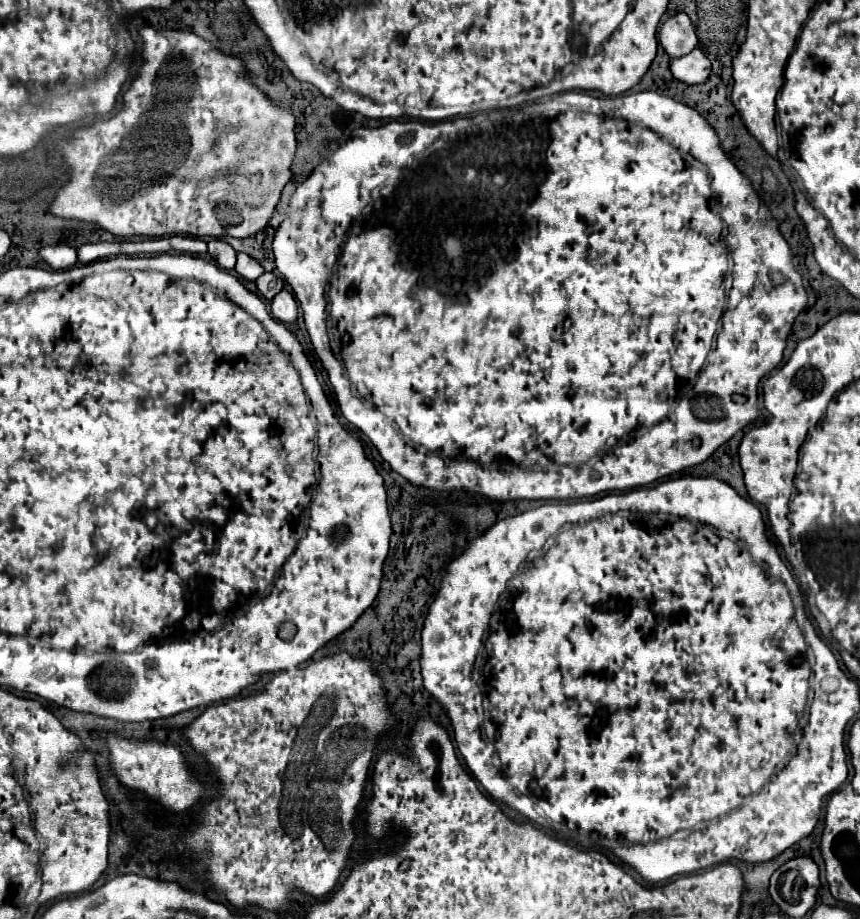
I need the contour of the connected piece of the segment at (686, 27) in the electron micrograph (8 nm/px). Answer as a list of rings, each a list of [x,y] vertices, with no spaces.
[[[677,13],[669,17],[659,27],[659,43],[663,45],[669,57],[681,57],[691,53],[697,47],[695,27],[687,13]]]

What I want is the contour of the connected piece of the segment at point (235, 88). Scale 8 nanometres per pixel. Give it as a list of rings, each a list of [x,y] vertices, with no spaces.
[[[153,27],[141,29],[141,37],[145,41],[143,57],[145,65],[139,71],[139,77],[131,83],[129,91],[125,93],[125,105],[123,111],[107,121],[95,121],[89,127],[77,129],[75,135],[61,145],[61,159],[71,167],[71,179],[67,185],[63,185],[53,203],[51,213],[57,217],[67,219],[81,219],[81,221],[93,221],[101,225],[103,229],[117,233],[117,235],[153,235],[153,237],[165,237],[165,235],[193,235],[193,237],[249,237],[257,231],[261,231],[275,205],[279,203],[283,187],[291,179],[291,161],[295,155],[295,117],[289,107],[277,107],[273,105],[251,81],[243,75],[241,61],[235,57],[229,57],[211,45],[197,37],[195,33],[183,33],[183,31],[155,31]]]

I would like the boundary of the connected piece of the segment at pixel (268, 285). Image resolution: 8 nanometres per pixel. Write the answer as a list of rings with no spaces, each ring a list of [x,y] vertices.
[[[263,273],[255,283],[257,283],[257,289],[261,291],[261,295],[267,301],[271,301],[283,289],[283,285],[285,285],[283,279],[279,275],[275,275],[275,273]]]

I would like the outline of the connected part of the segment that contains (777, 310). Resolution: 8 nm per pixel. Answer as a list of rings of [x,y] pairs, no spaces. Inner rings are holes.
[[[572,91],[572,92],[565,92],[565,93],[563,93],[563,94],[561,94],[561,97],[557,97],[557,99],[555,99],[555,103],[561,103],[561,105],[563,105],[563,109],[565,109],[565,107],[567,107],[567,111],[559,111],[559,113],[557,113],[557,111],[555,111],[555,109],[551,109],[551,111],[545,111],[545,105],[541,105],[541,103],[531,103],[531,105],[521,105],[521,107],[513,107],[513,109],[499,109],[499,111],[483,111],[483,113],[477,113],[477,115],[473,115],[473,117],[459,117],[459,119],[453,119],[453,121],[440,121],[440,122],[432,122],[432,124],[431,124],[431,123],[421,123],[421,121],[389,121],[389,123],[387,123],[387,125],[383,125],[383,127],[375,127],[375,129],[365,129],[365,127],[361,127],[361,129],[357,129],[357,131],[355,131],[355,133],[353,133],[353,137],[351,137],[351,139],[349,139],[349,141],[347,141],[347,143],[345,143],[345,145],[343,145],[343,147],[339,147],[339,149],[335,149],[335,151],[333,151],[333,153],[331,153],[331,155],[329,155],[329,157],[327,157],[327,159],[323,159],[323,161],[321,161],[321,163],[319,163],[319,165],[317,165],[317,167],[315,167],[315,169],[313,169],[313,173],[311,173],[311,175],[309,175],[309,177],[307,177],[307,179],[305,179],[305,181],[303,181],[303,183],[301,183],[301,185],[299,185],[299,187],[297,187],[297,189],[295,189],[295,193],[293,193],[293,197],[291,197],[291,201],[289,201],[289,207],[287,207],[287,215],[285,215],[285,221],[283,221],[283,223],[281,223],[281,225],[279,225],[279,229],[277,229],[277,231],[275,231],[275,237],[273,237],[273,253],[275,253],[275,263],[277,263],[277,269],[279,269],[279,273],[281,273],[281,275],[283,275],[283,277],[285,277],[285,279],[287,279],[287,281],[289,281],[289,285],[291,285],[291,289],[293,289],[293,293],[295,293],[295,297],[297,297],[297,301],[299,301],[299,305],[301,305],[301,309],[303,309],[303,317],[305,317],[305,325],[307,325],[307,331],[309,331],[309,337],[311,337],[311,343],[313,343],[313,347],[315,347],[315,353],[317,353],[317,357],[319,357],[319,359],[321,359],[321,363],[323,363],[323,367],[325,367],[325,369],[327,369],[327,373],[329,373],[329,381],[331,381],[331,385],[333,385],[333,391],[335,391],[335,397],[337,397],[337,403],[339,403],[339,407],[341,407],[341,413],[343,413],[343,417],[345,417],[345,419],[347,419],[347,421],[349,421],[349,423],[353,423],[353,425],[355,425],[355,427],[359,427],[359,429],[361,429],[361,431],[363,431],[363,433],[365,433],[365,435],[367,435],[367,437],[369,437],[369,439],[371,439],[371,443],[373,443],[373,445],[375,445],[375,447],[377,447],[377,449],[379,449],[379,453],[381,453],[381,457],[383,457],[383,459],[385,459],[385,461],[387,461],[387,463],[389,463],[389,465],[391,465],[391,467],[393,467],[393,471],[397,471],[397,473],[399,473],[399,475],[403,475],[403,477],[405,477],[405,479],[409,479],[409,481],[411,481],[411,483],[413,483],[413,485],[423,485],[423,487],[429,487],[429,489],[437,489],[437,491],[449,491],[449,489],[467,489],[467,491],[475,491],[475,493],[481,493],[481,495],[485,495],[485,497],[491,497],[491,499],[499,499],[499,501],[507,501],[507,499],[579,499],[579,497],[595,497],[595,495],[599,495],[599,493],[605,493],[605,491],[623,491],[623,489],[631,489],[631,487],[645,487],[645,485],[651,485],[651,483],[653,483],[653,481],[657,481],[657,479],[661,479],[661,477],[667,477],[667,475],[671,475],[671,473],[677,473],[677,471],[681,471],[681,469],[687,469],[687,467],[693,467],[693,465],[699,465],[699,463],[703,463],[703,461],[705,461],[705,459],[707,459],[707,457],[709,457],[709,455],[711,455],[711,453],[713,453],[713,451],[715,451],[715,449],[717,449],[717,447],[719,447],[719,445],[723,445],[723,443],[725,443],[725,441],[729,441],[729,439],[731,439],[731,437],[733,437],[733,435],[735,435],[735,433],[737,433],[737,431],[739,431],[739,429],[743,429],[743,427],[745,427],[745,425],[747,425],[747,423],[751,423],[751,421],[755,421],[755,419],[759,419],[759,407],[757,407],[757,385],[759,385],[759,381],[761,381],[761,377],[763,377],[763,375],[765,375],[765,373],[767,373],[767,371],[771,371],[771,369],[773,369],[773,367],[777,367],[777,365],[779,365],[779,361],[781,361],[781,357],[783,357],[783,349],[785,349],[785,341],[787,341],[787,335],[789,335],[789,331],[791,331],[791,325],[793,325],[793,321],[795,321],[795,317],[797,317],[797,315],[799,315],[799,313],[801,313],[801,311],[803,311],[803,309],[805,309],[805,305],[807,305],[807,295],[805,295],[805,289],[803,289],[803,281],[801,281],[801,275],[799,275],[799,273],[797,273],[797,271],[795,271],[795,267],[793,267],[793,263],[791,263],[791,251],[789,251],[789,245],[787,245],[787,241],[785,241],[785,239],[783,239],[783,237],[781,237],[781,233],[779,233],[779,229],[777,229],[777,221],[775,221],[775,219],[773,219],[773,217],[771,217],[771,213],[769,213],[769,209],[767,209],[767,207],[765,207],[765,205],[763,205],[763,203],[761,203],[761,199],[759,199],[759,197],[757,197],[757,191],[755,191],[755,189],[753,189],[753,187],[751,187],[751,183],[749,183],[749,179],[747,179],[747,177],[745,177],[745,175],[741,175],[741,173],[739,173],[739,169],[737,169],[737,167],[735,167],[735,165],[733,165],[733,163],[731,163],[731,161],[729,161],[729,157],[727,157],[727,155],[725,155],[725,153],[723,153],[723,149],[721,149],[721,145],[719,145],[719,139],[717,139],[717,133],[715,133],[715,131],[713,131],[713,127],[711,127],[711,125],[709,125],[709,123],[707,123],[707,121],[705,121],[705,119],[703,119],[703,117],[701,117],[701,115],[699,115],[699,113],[697,113],[697,111],[695,111],[695,109],[691,109],[691,107],[687,107],[687,105],[683,105],[683,103],[677,103],[677,101],[675,101],[675,99],[669,99],[669,97],[661,97],[661,95],[657,95],[657,93],[653,93],[653,91],[643,91],[643,93],[633,93],[633,95],[625,95],[625,97],[615,97],[615,99],[612,99],[612,98],[609,98],[609,97],[600,97],[600,98],[599,98],[599,97],[593,97],[593,96],[591,96],[591,95],[589,95],[589,94],[588,94],[588,92],[584,92],[584,91],[581,91],[581,92],[577,92],[577,91]],[[437,185],[439,185],[439,187],[447,187],[447,185],[457,185],[457,187],[451,187],[451,193],[449,193],[449,195],[451,195],[451,197],[443,197],[443,199],[435,199],[435,213],[427,213],[427,211],[425,211],[425,207],[427,207],[427,195],[433,195],[433,193],[437,193]],[[411,215],[419,215],[419,219],[417,219],[417,221],[415,221],[415,219],[413,219],[413,221],[411,221],[411,219],[409,219],[409,217],[411,217]],[[663,255],[669,255],[669,265],[663,265]],[[731,261],[733,261],[733,267],[731,267],[731,289],[727,289],[727,281],[729,281],[729,265],[731,265]],[[327,277],[331,277],[331,285],[329,285],[329,301],[331,301],[331,311],[329,311],[329,317],[331,317],[331,321],[333,321],[333,325],[335,325],[335,327],[337,327],[337,331],[339,331],[339,333],[341,333],[341,361],[343,361],[343,365],[345,365],[345,369],[347,369],[347,375],[345,375],[345,373],[343,373],[343,365],[339,365],[339,361],[335,361],[335,355],[333,355],[333,351],[332,351],[332,350],[331,350],[331,347],[329,347],[329,335],[328,335],[328,331],[327,331],[327,319],[328,319],[328,314],[327,314],[327,304],[328,304],[328,302],[327,302],[327,297],[323,297],[323,289],[327,289]],[[351,383],[353,383],[353,385],[355,385],[355,387],[357,387],[357,391],[359,391],[359,393],[361,393],[361,395],[363,395],[363,397],[365,397],[365,399],[367,399],[367,401],[371,401],[371,403],[373,403],[373,405],[375,405],[375,407],[377,407],[377,409],[369,409],[369,407],[365,407],[365,405],[363,405],[363,401],[359,401],[359,399],[357,399],[357,397],[355,397],[355,395],[353,395],[353,391],[351,391]],[[405,439],[407,439],[407,441],[409,441],[409,443],[411,443],[411,445],[417,445],[417,447],[423,447],[423,449],[427,449],[427,451],[415,451],[415,447],[411,447],[411,445],[409,445],[409,443],[405,443]]]

